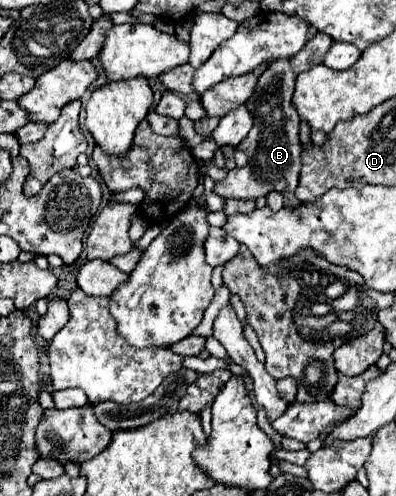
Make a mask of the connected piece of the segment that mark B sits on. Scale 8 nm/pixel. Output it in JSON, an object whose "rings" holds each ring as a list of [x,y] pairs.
{"rings":[[[316,33],[308,45],[296,53],[296,57],[290,57],[288,61],[274,61],[258,79],[256,93],[248,99],[248,109],[252,109],[254,115],[254,127],[248,133],[248,137],[238,145],[248,155],[248,163],[244,167],[236,167],[226,173],[222,181],[214,183],[214,193],[224,199],[258,199],[266,197],[270,191],[280,191],[284,195],[284,203],[288,207],[296,207],[298,199],[294,195],[294,189],[298,187],[298,177],[302,169],[302,145],[298,139],[300,131],[300,117],[296,109],[292,109],[292,89],[290,89],[290,71],[294,75],[306,71],[306,67],[320,65],[332,47],[332,37],[326,33]]]}

